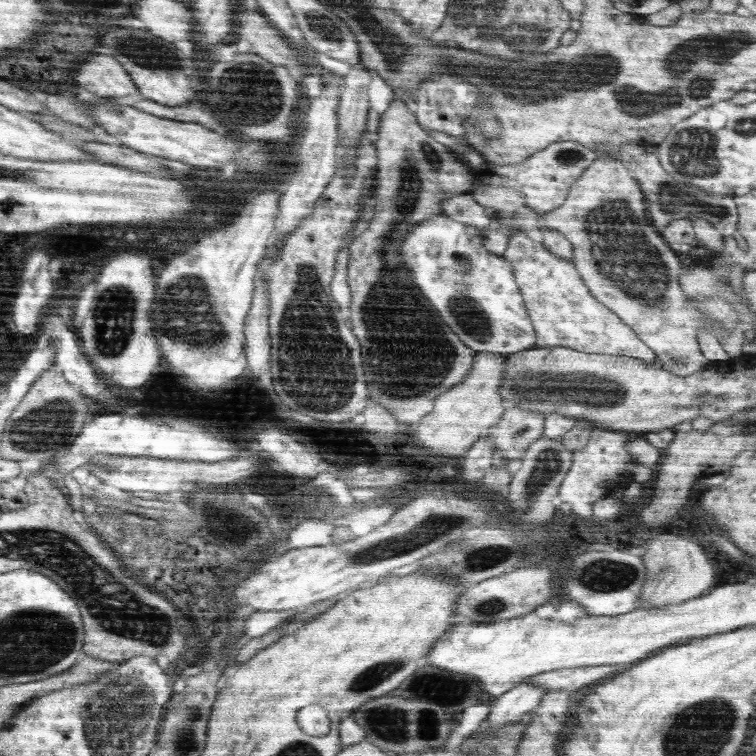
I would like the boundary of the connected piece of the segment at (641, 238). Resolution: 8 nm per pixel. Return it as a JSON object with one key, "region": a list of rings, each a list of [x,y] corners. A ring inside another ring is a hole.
{"region":[[[612,156],[597,158],[574,182],[566,202],[552,214],[526,210],[524,196],[518,190],[492,190],[490,186],[478,186],[478,180],[475,180],[468,192],[489,216],[496,216],[498,221],[493,225],[502,237],[523,232],[532,240],[542,243],[544,240],[540,232],[542,228],[548,228],[558,230],[566,240],[570,240],[574,250],[572,260],[592,296],[618,315],[620,321],[642,339],[655,354],[659,365],[672,374],[688,376],[709,366],[700,351],[698,328],[705,327],[716,334],[712,332],[715,326],[721,326],[723,330],[733,332],[738,313],[728,300],[718,296],[710,300],[702,295],[684,298],[678,284],[678,274],[682,272],[678,258],[664,244],[656,226],[648,222],[644,214],[644,194],[639,183],[636,184],[636,180],[628,176],[624,166],[622,161]],[[707,318],[714,318],[715,322]]]}

